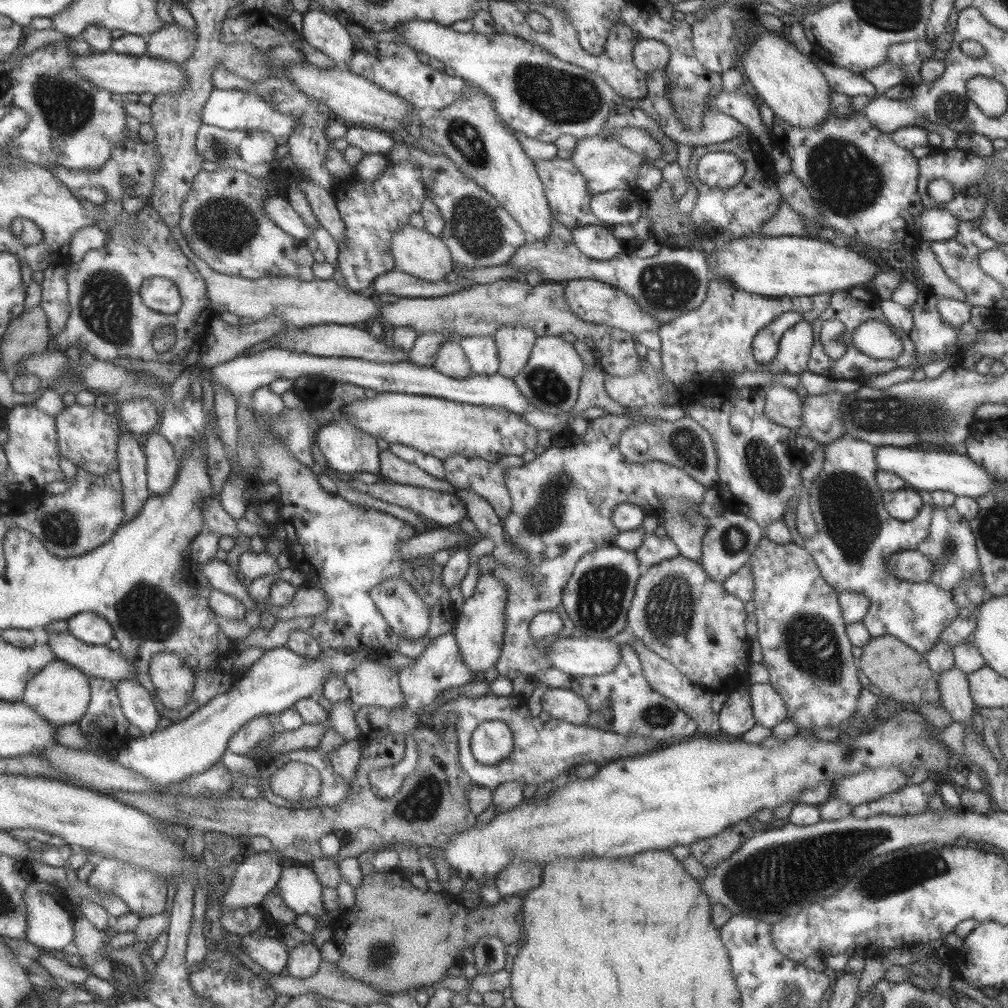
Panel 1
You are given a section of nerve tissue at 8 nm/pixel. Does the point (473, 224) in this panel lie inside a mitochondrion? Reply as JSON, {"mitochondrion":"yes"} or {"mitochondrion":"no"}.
{"mitochondrion":"yes"}

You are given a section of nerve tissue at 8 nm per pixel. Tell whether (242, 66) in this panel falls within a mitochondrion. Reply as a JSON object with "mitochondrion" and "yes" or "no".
{"mitochondrion":"no"}

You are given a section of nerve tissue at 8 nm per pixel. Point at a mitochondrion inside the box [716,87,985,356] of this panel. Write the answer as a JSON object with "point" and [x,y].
{"point":[847,180]}

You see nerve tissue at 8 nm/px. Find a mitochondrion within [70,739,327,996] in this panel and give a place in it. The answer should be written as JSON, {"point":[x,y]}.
{"point":[125,970]}

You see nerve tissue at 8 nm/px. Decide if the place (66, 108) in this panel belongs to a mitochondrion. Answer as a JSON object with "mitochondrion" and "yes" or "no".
{"mitochondrion":"yes"}

